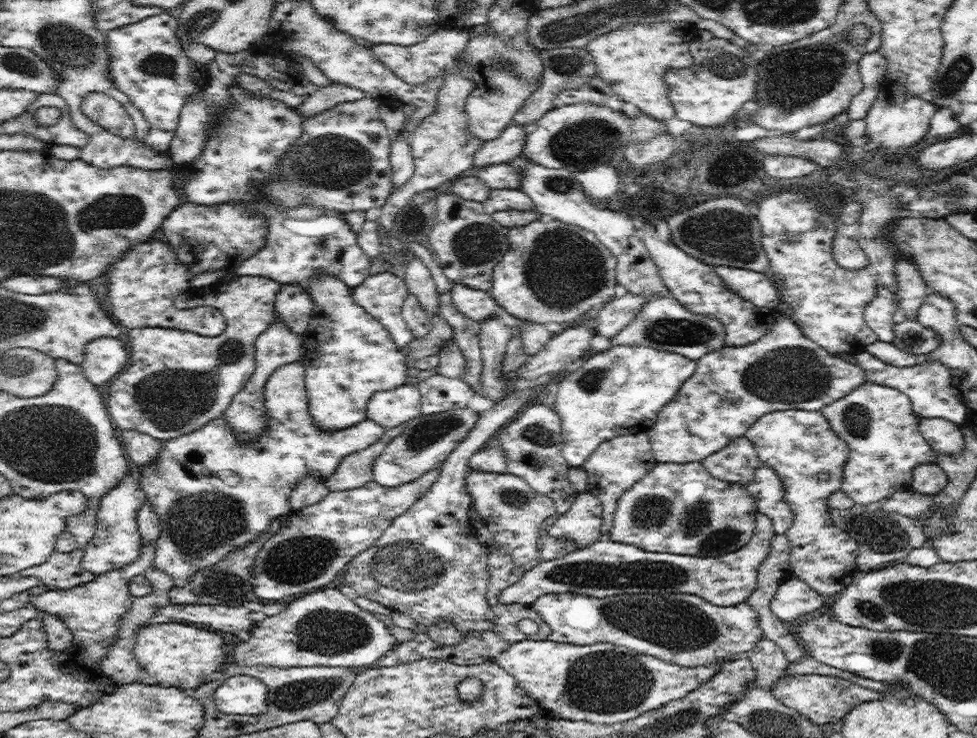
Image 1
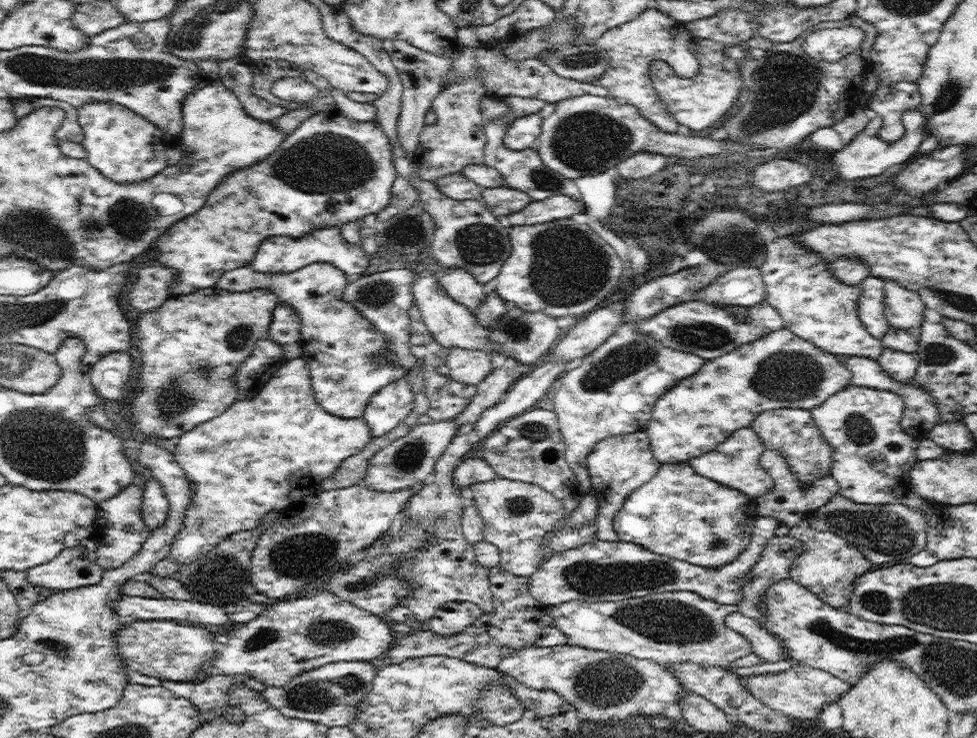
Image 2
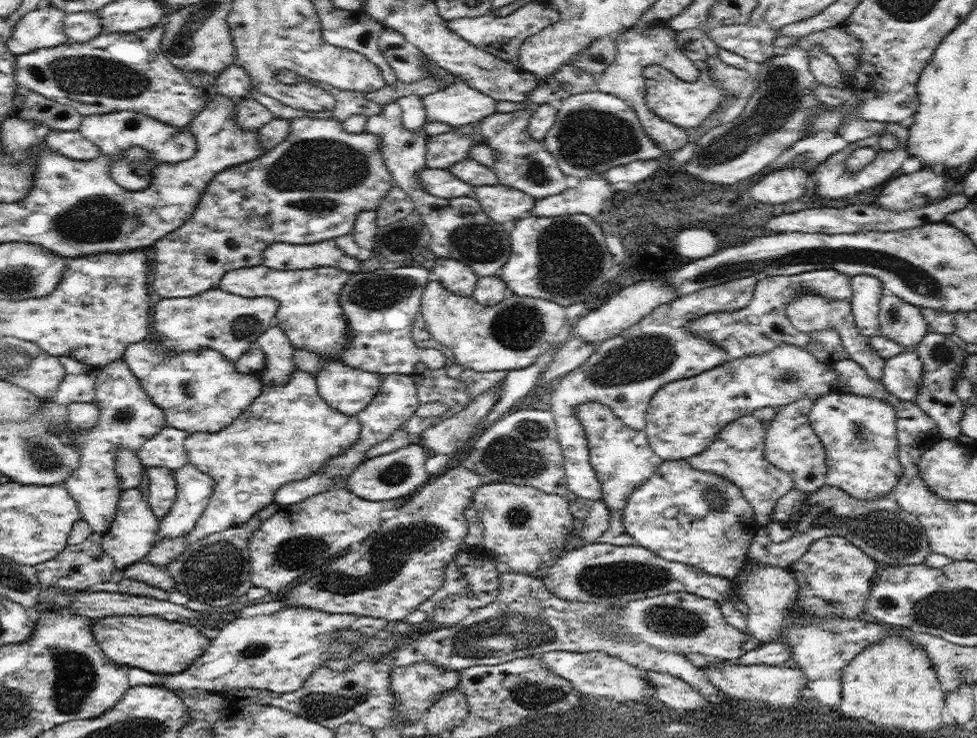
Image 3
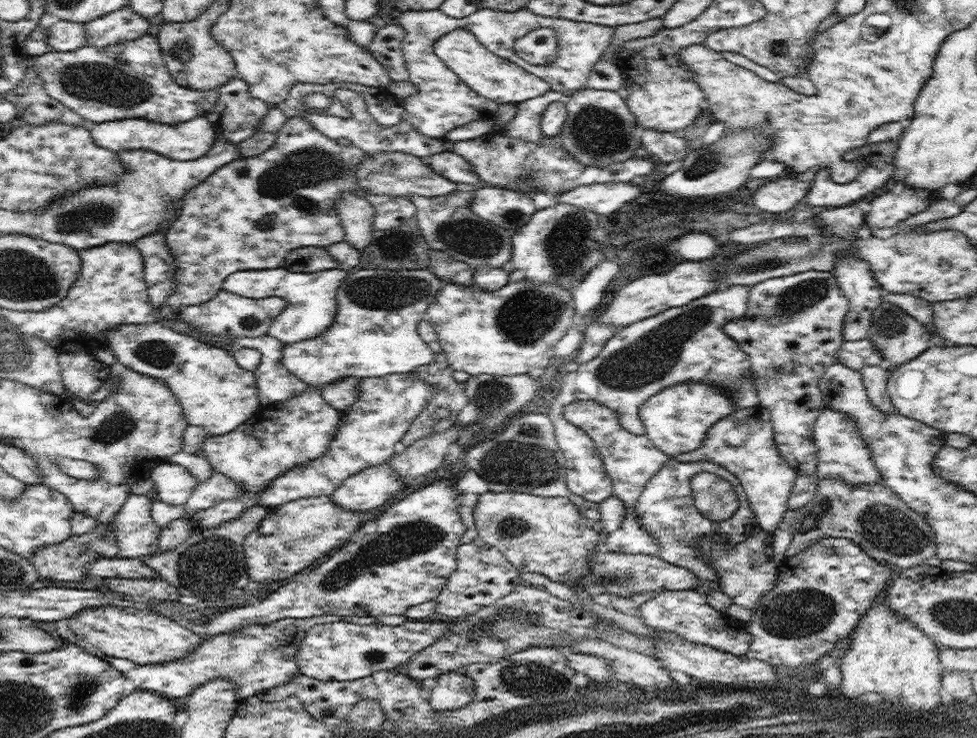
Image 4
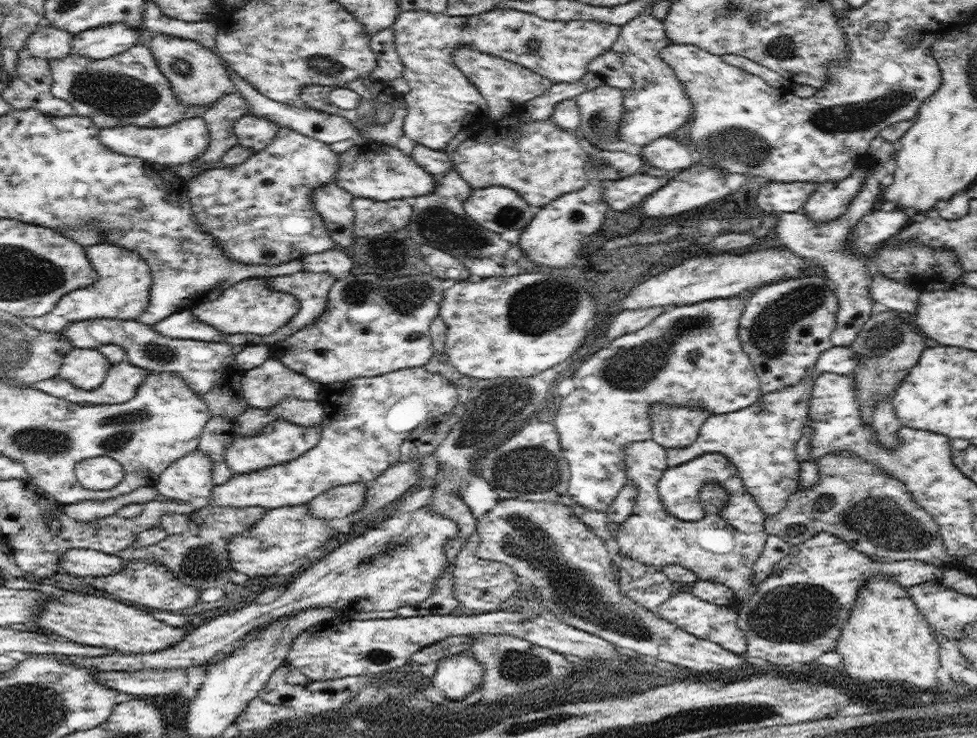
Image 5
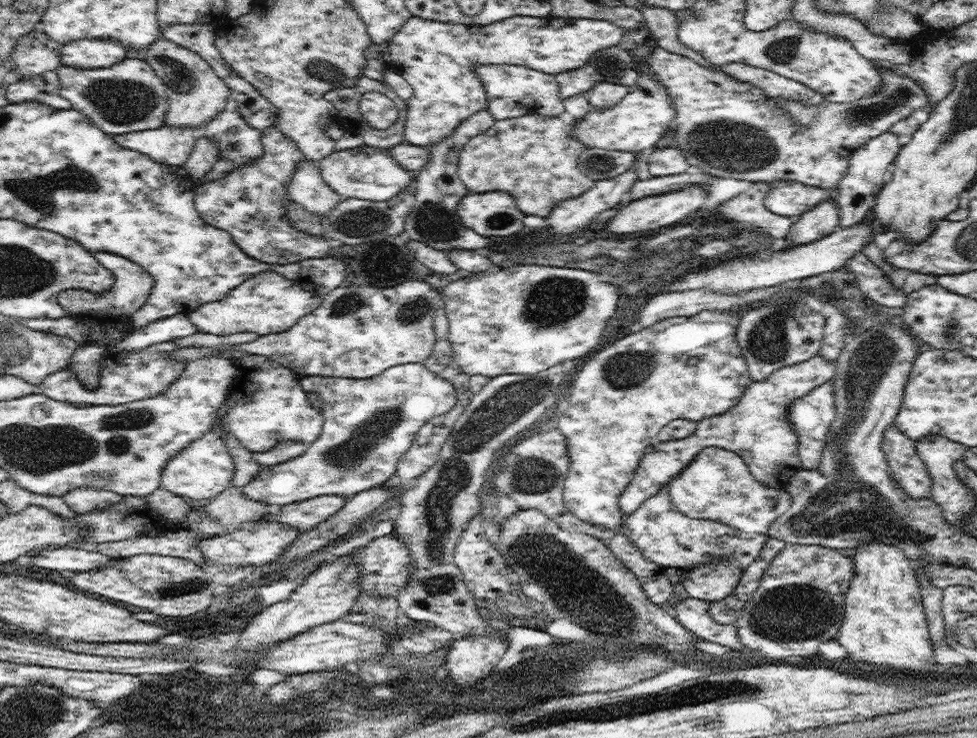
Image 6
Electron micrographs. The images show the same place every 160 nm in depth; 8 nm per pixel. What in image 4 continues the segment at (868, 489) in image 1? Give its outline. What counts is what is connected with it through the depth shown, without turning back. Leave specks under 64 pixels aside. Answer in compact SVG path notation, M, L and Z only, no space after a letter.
M826 406L814 423L813 433L818 455L815 473L820 481L825 478L835 478L858 486L862 483L874 484L883 480L872 461L869 444L863 442L859 428L855 426L855 420L849 418L849 414Z

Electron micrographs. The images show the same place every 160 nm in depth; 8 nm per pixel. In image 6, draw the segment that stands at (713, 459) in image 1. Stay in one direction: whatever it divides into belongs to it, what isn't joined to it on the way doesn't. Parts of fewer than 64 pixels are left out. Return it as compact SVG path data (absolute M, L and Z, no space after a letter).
M819 355L800 364L784 366L763 381L752 381L736 406L732 406L732 409L722 414L703 418L697 423L696 430L691 435L668 442L659 442L652 452L647 452L641 458L632 481L620 496L621 511L631 515L664 485L670 484L670 481L680 475L682 469L707 447L723 448L739 454L751 470L750 474L764 486L776 490L788 488L790 480L802 470L798 437L788 422L788 404L796 398L810 394L817 386L832 379L835 369L836 361L826 361Z

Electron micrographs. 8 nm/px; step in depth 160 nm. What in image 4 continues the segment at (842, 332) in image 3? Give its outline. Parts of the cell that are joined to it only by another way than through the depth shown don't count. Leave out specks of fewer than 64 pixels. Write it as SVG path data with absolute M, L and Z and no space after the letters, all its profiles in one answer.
M884 365L865 367L860 370L868 399L872 401L878 410L882 412L895 412L890 396L887 392L887 380L889 372Z

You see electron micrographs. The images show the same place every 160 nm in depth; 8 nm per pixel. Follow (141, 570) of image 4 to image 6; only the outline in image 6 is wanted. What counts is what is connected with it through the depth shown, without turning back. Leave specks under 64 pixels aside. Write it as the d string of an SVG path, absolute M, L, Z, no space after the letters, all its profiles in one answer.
M65 546L41 549L39 553L31 556L31 560L34 566L73 574L104 568L112 558L94 549L87 551Z

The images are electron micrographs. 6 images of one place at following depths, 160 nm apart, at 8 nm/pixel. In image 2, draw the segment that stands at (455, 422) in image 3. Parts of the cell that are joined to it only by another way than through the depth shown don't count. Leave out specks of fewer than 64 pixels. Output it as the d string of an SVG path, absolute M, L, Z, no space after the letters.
M499 358L496 368L493 368L489 376L477 385L474 399L458 416L455 416L457 426L461 429L478 422L482 413L500 403L508 390L520 377L526 374L527 370L528 368L520 365L520 362L514 358Z

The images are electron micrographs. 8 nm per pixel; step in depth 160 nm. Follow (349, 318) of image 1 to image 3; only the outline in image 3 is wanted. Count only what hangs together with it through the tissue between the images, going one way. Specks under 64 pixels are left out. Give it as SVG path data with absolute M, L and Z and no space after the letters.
M262 264L228 271L221 278L219 287L244 297L270 296L278 299L275 321L294 349L310 350L312 354L318 354L318 358L324 358L324 367L315 376L319 396L333 409L347 415L357 415L378 394L385 375L354 369L342 361L342 352L350 346L352 337L339 303L339 292L350 275L330 266L308 270L274 270Z

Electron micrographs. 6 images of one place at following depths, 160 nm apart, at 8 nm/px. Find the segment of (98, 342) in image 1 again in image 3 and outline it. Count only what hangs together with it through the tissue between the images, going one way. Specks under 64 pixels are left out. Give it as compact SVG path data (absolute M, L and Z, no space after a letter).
M123 359L105 365L101 368L95 379L95 404L99 407L99 417L95 425L83 431L70 428L73 429L71 432L73 440L79 446L80 468L72 476L68 476L62 484L76 501L81 518L92 527L93 532L103 533L105 530L108 530L116 516L118 501L123 491L120 482L121 477L114 470L117 461L117 450L115 448L117 446L127 446L130 450L137 452L147 440L150 440L165 426L168 426L164 411L150 400L150 396L146 395L144 388L140 385L140 381L136 378L135 374L132 374L132 371Z

